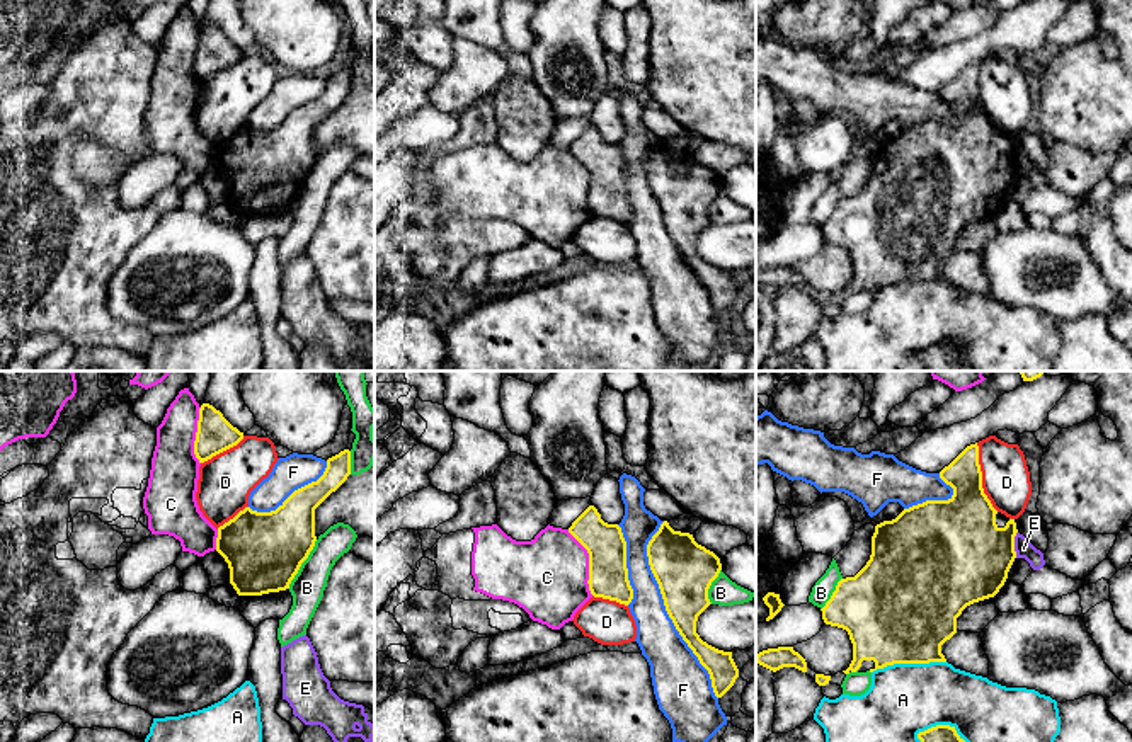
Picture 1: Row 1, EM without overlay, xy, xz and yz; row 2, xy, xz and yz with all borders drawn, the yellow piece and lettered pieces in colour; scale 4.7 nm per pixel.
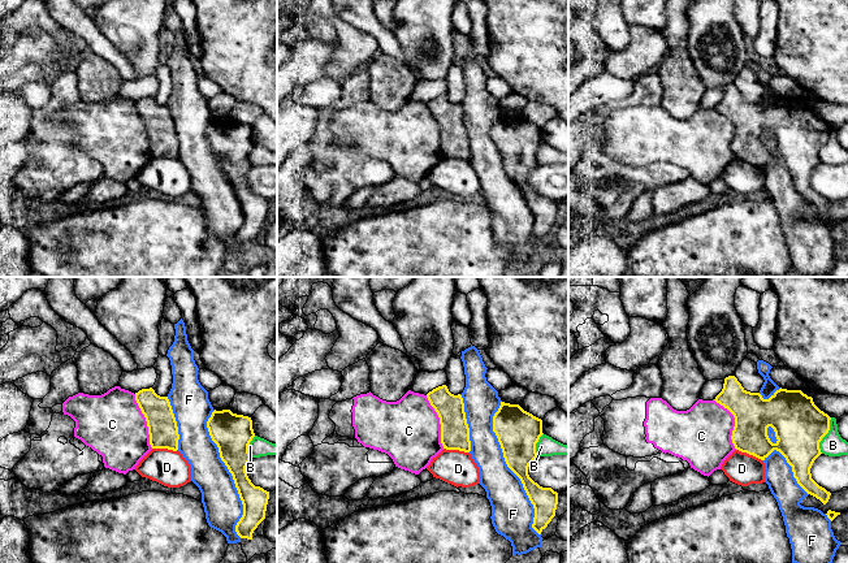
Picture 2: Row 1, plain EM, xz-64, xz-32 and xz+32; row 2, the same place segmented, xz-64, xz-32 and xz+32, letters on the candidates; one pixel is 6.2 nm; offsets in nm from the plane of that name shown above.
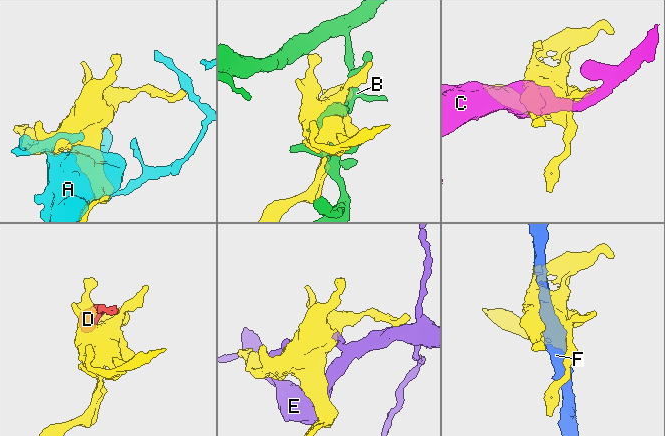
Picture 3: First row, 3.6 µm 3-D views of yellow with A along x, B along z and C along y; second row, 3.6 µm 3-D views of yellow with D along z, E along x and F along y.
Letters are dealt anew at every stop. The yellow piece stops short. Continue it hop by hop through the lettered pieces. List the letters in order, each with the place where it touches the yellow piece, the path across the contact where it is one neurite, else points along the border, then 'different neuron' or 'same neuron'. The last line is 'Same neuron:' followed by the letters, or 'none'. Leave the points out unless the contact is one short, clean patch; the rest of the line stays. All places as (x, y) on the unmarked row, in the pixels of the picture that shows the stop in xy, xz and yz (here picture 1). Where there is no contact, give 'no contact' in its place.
A: yz (908, 281) | different neuron
B: xy (302, 181) | different neuron
C: xz (589, 181) | different neuron
D: yz (981, 96) | different neuron
E: yz (1013, 164) | different neuron
F: xz (666, 228) | different neuron
Same neuron: none

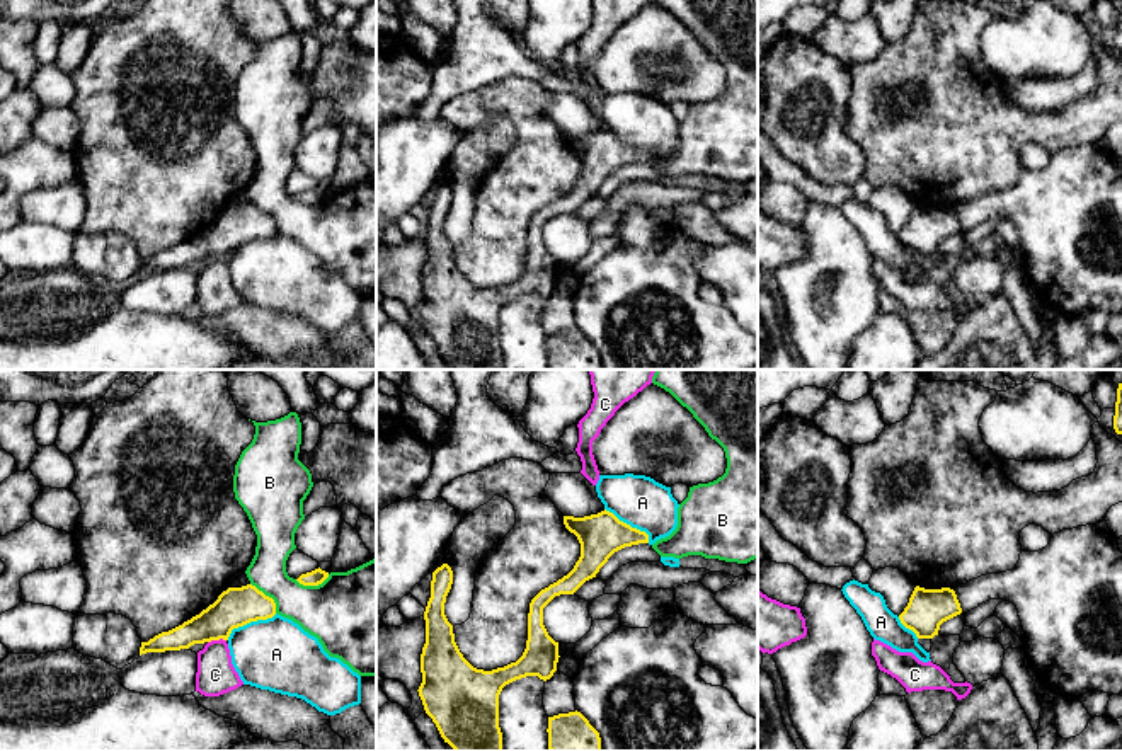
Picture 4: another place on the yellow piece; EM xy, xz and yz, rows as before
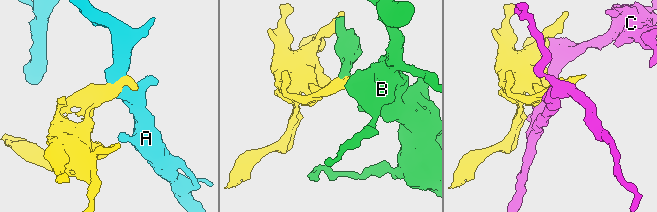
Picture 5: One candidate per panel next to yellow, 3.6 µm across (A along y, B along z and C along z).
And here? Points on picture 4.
A: xy (249, 240) | along xy (276, 232), (235, 246), (227, 257) | different neuron
B: xy (268, 215) | along xy (251, 201), (273, 218), (276, 230) | different neuron
C: xy (217, 257) | along xy (225, 257), (211, 257), (208, 261) | different neuron
Same neuron: none

